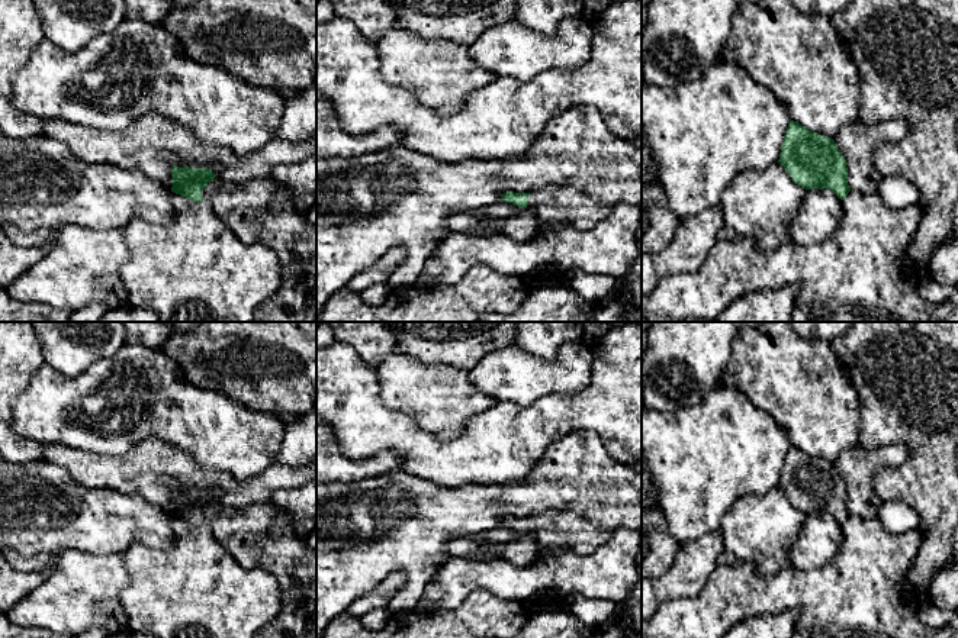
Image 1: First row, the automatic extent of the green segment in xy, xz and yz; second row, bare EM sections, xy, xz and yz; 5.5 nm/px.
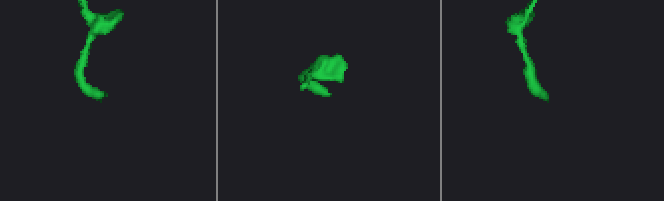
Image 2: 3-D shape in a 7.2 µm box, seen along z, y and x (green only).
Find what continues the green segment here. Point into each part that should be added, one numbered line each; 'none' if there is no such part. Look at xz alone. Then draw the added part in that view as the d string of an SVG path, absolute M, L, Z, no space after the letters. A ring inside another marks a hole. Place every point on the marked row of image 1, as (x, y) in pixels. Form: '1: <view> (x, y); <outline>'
1: xz (556, 205); M549 186L533 190L527 209L534 212L543 225L569 225L588 231L608 218L614 203L598 202L568 186Z

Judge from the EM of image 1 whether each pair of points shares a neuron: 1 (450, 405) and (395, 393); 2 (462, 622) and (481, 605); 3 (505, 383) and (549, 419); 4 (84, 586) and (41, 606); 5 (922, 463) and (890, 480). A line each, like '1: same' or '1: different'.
1: same
2: same
3: different
4: same
5: same

